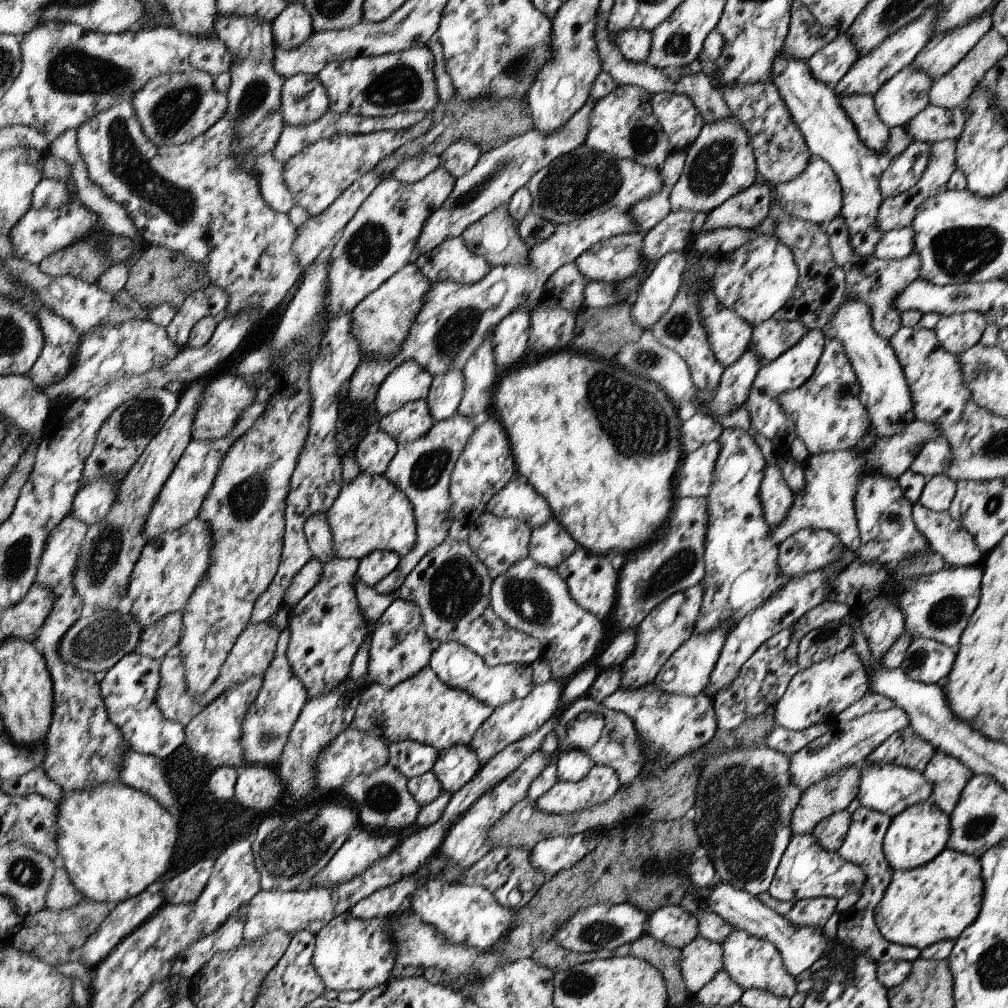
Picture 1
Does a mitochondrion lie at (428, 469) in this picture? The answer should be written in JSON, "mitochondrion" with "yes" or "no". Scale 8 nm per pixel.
{"mitochondrion":"yes"}

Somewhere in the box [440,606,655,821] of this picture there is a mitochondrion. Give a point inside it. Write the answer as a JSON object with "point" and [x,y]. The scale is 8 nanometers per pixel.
{"point":[619,739]}

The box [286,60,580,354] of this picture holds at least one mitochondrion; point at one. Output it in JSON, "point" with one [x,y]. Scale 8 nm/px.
{"point":[399,84]}

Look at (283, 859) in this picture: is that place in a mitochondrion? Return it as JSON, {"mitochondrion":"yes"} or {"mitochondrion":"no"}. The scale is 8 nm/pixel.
{"mitochondrion":"yes"}

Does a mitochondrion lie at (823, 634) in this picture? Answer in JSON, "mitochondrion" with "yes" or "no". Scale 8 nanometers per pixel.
{"mitochondrion":"no"}

